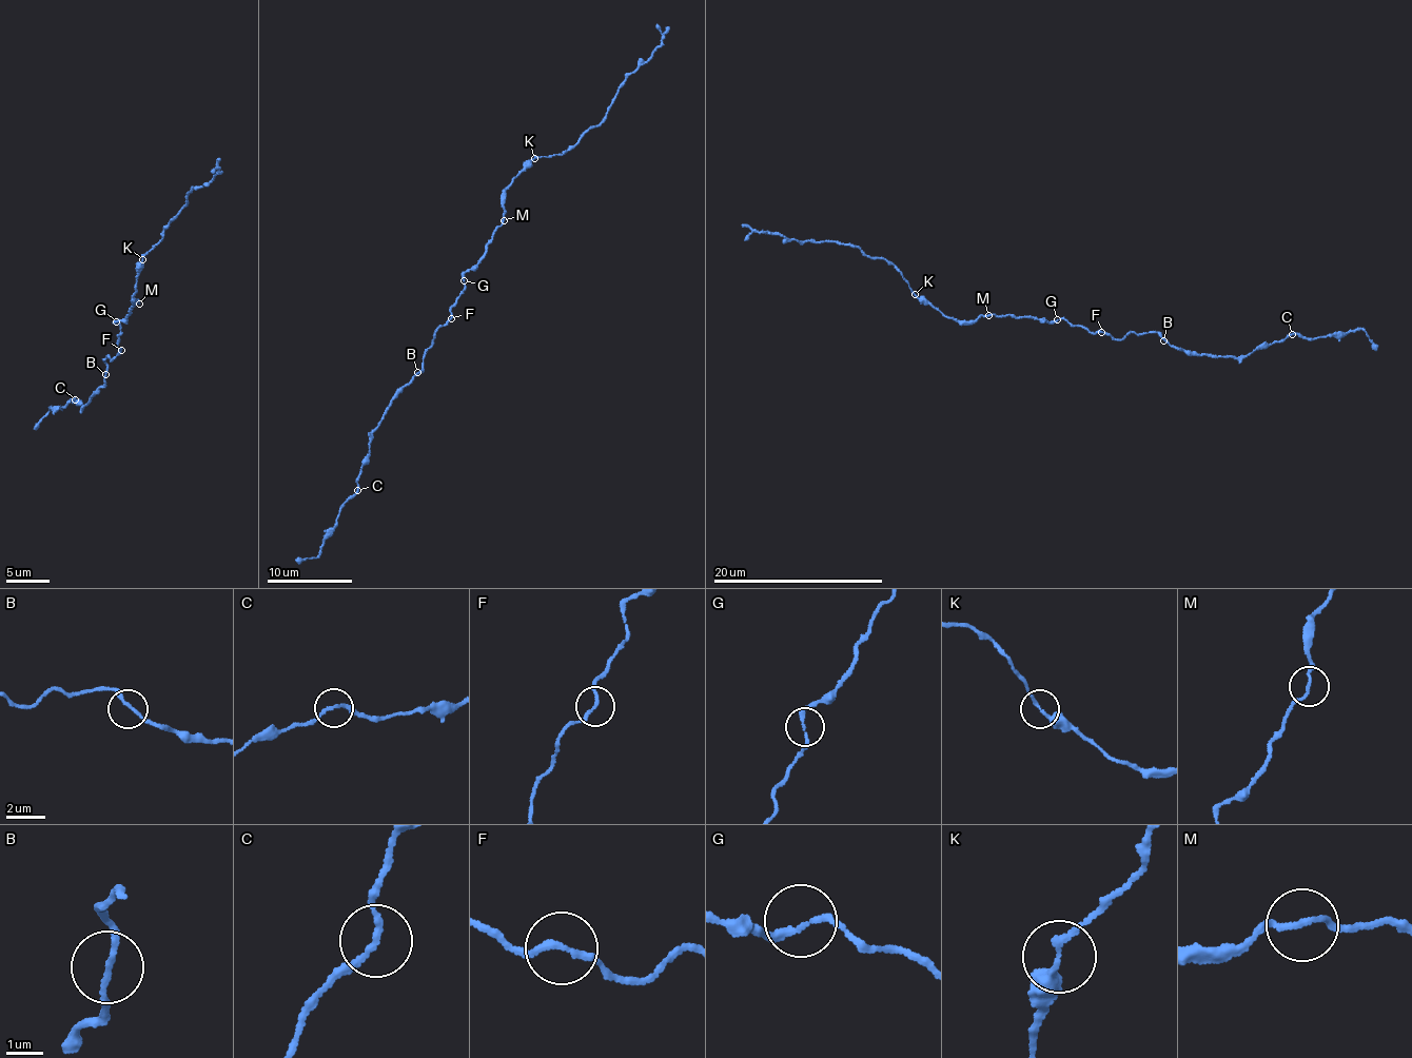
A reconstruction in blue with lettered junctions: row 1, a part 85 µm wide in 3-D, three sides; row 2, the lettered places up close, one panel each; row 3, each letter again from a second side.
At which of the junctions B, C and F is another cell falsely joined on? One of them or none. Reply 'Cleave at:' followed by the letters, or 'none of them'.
Cleave at: none of them

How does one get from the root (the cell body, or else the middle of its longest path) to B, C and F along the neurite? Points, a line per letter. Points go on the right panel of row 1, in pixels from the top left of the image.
B: (1057, 320), (1065, 318), (1074, 326), (1116, 338), (1132, 332), (1156, 332), (1163, 340)
C: (1057, 320), (1065, 318), (1074, 326), (1116, 338), (1132, 332), (1156, 332), (1185, 351), (1235, 357), (1292, 334)
F: (1057, 320), (1065, 318), (1074, 326), (1082, 326), (1092, 332), (1102, 331)

